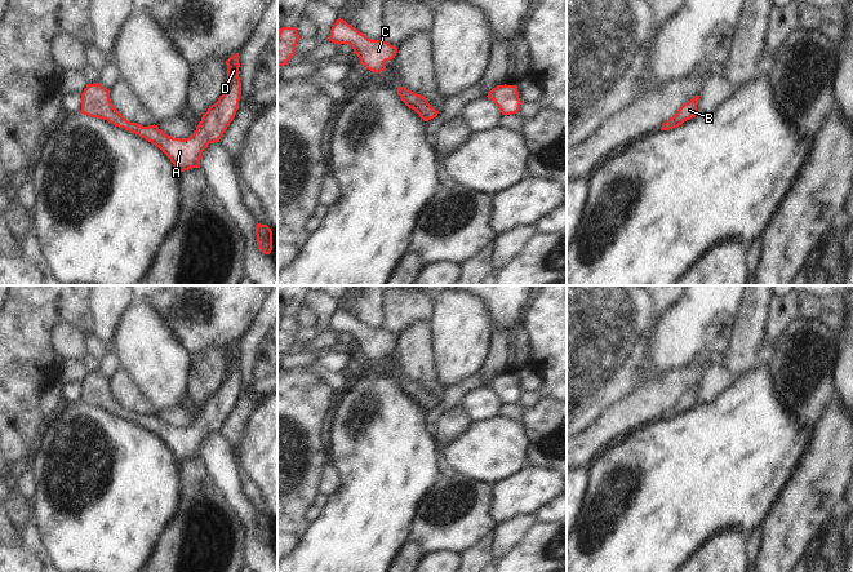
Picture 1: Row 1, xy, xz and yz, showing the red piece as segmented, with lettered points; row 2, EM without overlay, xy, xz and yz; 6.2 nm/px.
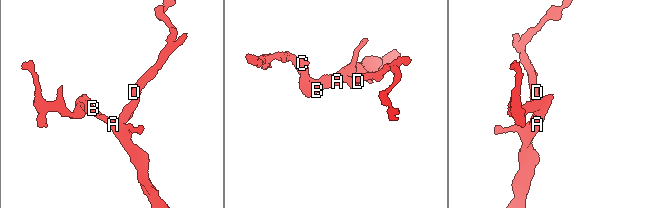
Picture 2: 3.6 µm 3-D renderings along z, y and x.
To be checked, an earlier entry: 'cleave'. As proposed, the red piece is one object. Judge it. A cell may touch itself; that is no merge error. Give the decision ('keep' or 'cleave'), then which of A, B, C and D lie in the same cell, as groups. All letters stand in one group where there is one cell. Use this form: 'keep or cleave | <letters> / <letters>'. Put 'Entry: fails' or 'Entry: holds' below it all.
keep | A B C D
Entry: fails

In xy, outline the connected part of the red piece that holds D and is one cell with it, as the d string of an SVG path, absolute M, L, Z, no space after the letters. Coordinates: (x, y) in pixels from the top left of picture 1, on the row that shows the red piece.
M239 53L230 57L226 65L226 90L214 105L209 106L194 134L185 139L165 134L155 124L142 127L128 121L112 105L110 89L98 83L86 84L86 88L81 93L80 112L90 117L107 120L115 127L124 128L151 142L170 159L178 173L191 168L200 168L203 151L209 143L219 142L239 110L241 94Z

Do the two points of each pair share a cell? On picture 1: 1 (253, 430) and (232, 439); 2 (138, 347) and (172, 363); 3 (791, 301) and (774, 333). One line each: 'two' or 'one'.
1: two
2: one
3: one

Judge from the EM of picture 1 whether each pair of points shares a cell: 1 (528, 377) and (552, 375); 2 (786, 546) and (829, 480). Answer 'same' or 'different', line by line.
1: different
2: same

